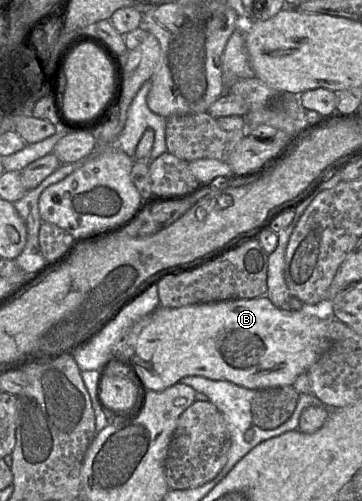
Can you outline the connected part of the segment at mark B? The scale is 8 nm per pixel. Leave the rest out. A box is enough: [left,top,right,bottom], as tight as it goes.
[106,295,331,391]

